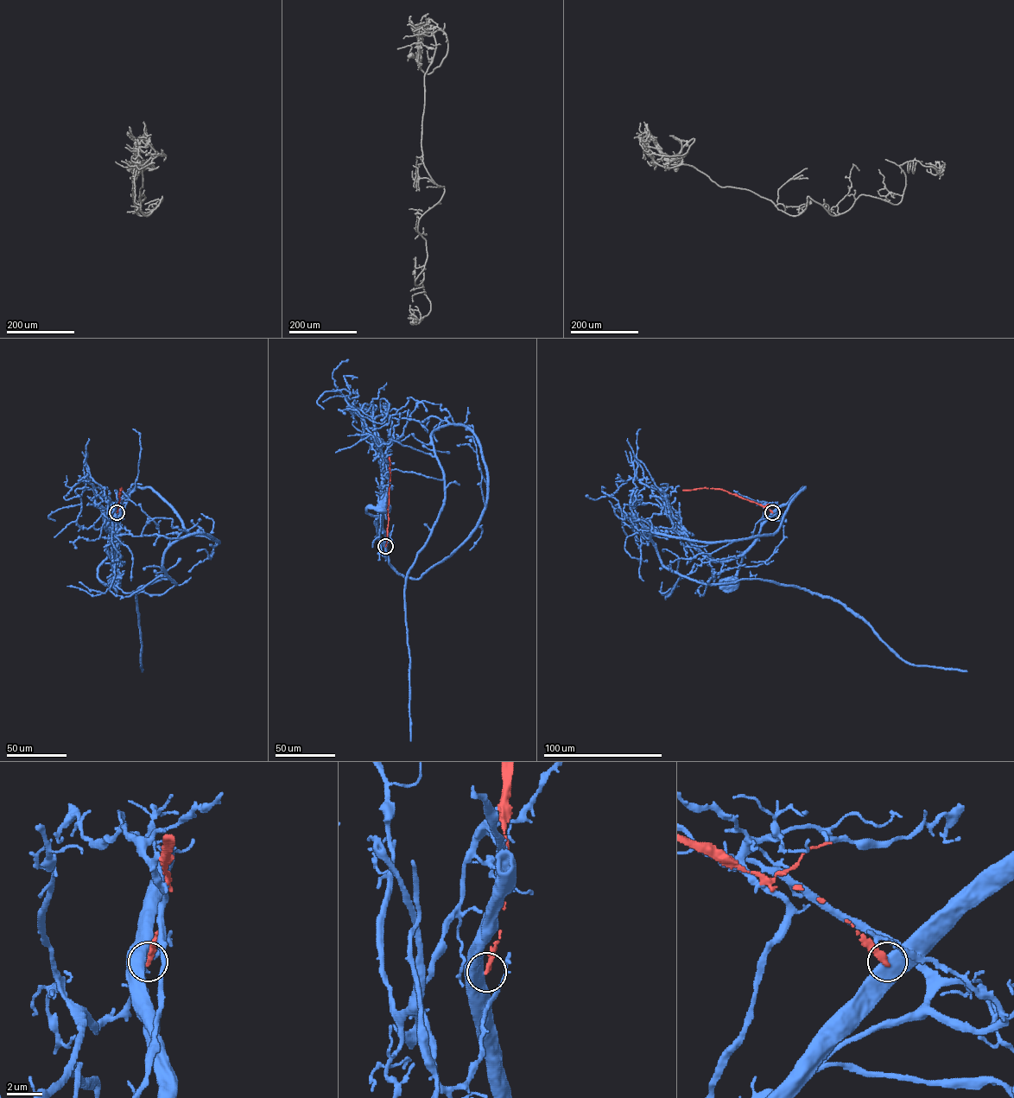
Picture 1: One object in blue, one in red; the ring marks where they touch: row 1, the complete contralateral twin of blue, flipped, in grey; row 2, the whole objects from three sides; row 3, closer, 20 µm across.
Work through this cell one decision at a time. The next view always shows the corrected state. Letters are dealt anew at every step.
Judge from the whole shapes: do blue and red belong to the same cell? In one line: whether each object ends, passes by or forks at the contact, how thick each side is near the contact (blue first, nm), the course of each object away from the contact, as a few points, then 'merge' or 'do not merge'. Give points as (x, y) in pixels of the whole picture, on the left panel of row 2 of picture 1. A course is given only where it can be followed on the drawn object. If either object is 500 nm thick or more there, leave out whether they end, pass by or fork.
750/300 nm | blue via (117, 512), (117, 531), (113, 552), (98, 568), (100, 582), (114, 584) | red via (117, 512), (120, 491) | do not merge

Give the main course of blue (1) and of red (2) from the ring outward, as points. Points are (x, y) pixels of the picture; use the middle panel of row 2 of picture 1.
1: (385, 546), (382, 519), (366, 511), (368, 508), (383, 506)
2: (385, 546), (389, 456)

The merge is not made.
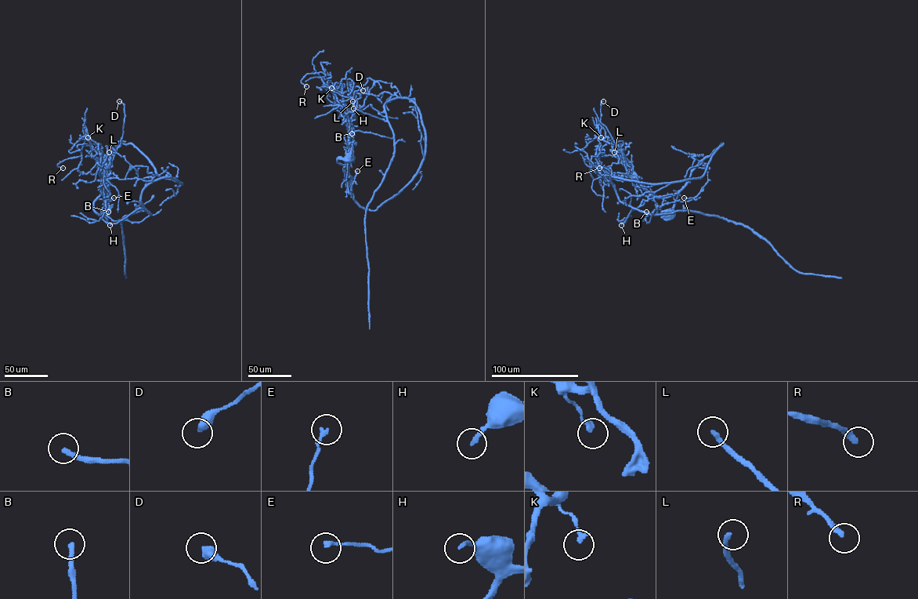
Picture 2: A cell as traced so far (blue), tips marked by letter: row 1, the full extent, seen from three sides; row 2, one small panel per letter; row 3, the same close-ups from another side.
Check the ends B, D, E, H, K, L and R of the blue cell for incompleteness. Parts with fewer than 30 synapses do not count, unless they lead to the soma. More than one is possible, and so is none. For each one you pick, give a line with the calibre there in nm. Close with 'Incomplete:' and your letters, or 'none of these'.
B: calibre 240 nm
H: calibre 190 nm
Incomplete: B, H

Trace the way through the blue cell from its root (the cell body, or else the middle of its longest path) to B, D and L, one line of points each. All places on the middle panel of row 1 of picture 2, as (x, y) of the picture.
B: (348, 157), (337, 161), (348, 162), (345, 119), (357, 99), (392, 95), (384, 108), (393, 138), (352, 133)
D: (348, 157), (338, 158), (337, 161), (342, 164), (348, 162), (352, 112), (363, 104), (369, 88), (363, 90)
L: (348, 157), (337, 161), (348, 160), (342, 94), (350, 90), (355, 96), (353, 107), (352, 101)

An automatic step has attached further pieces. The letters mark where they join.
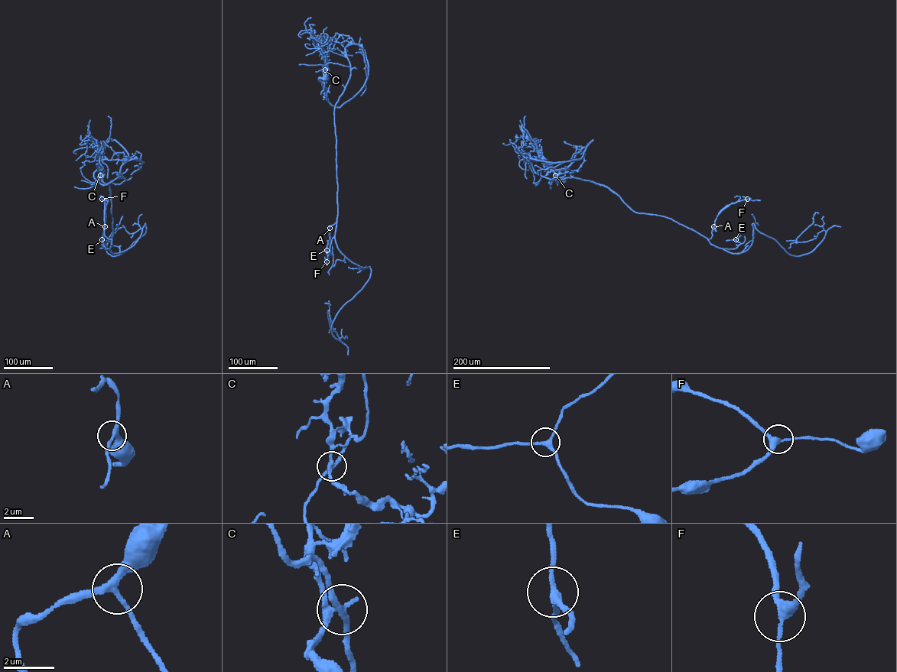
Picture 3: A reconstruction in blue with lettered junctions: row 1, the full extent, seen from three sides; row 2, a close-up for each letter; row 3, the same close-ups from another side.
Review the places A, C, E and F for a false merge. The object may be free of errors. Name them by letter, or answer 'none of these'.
none of these

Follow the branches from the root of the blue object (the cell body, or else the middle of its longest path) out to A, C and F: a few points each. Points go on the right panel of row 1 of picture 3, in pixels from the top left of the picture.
A: (563, 180), (567, 168), (526, 160), (542, 176), (603, 185), (635, 212), (708, 239), (713, 226)
C: (563, 180), (567, 168), (554, 170), (555, 175)
F: (563, 180), (567, 168), (526, 160), (542, 176), (603, 185), (635, 212), (708, 239), (720, 211), (747, 199)

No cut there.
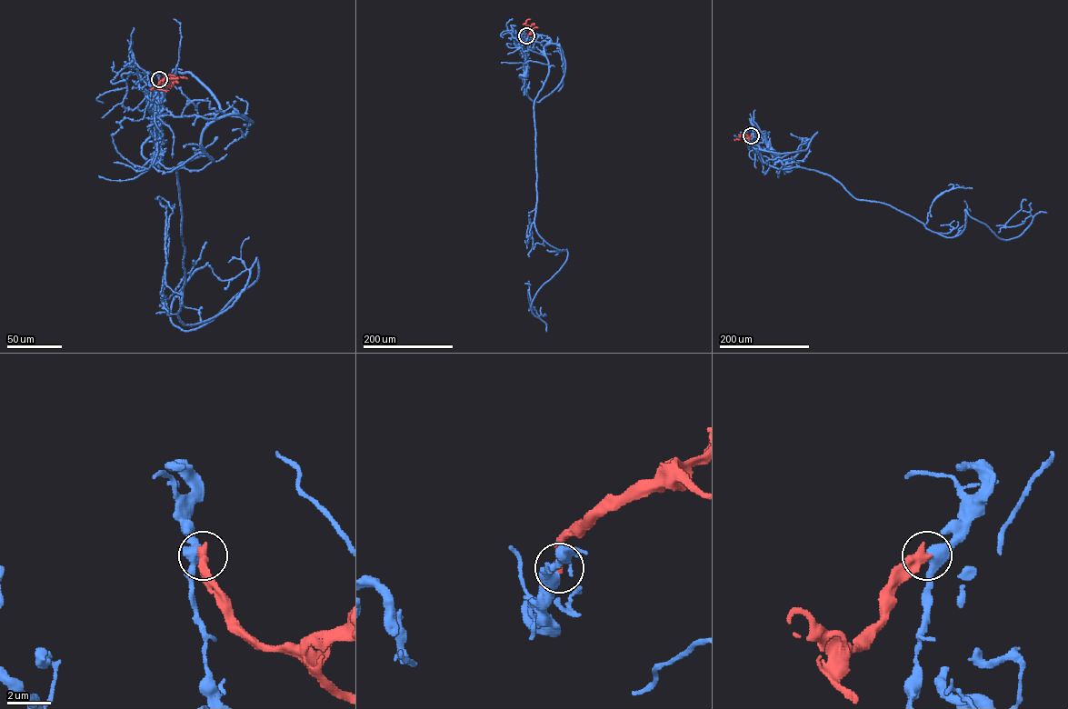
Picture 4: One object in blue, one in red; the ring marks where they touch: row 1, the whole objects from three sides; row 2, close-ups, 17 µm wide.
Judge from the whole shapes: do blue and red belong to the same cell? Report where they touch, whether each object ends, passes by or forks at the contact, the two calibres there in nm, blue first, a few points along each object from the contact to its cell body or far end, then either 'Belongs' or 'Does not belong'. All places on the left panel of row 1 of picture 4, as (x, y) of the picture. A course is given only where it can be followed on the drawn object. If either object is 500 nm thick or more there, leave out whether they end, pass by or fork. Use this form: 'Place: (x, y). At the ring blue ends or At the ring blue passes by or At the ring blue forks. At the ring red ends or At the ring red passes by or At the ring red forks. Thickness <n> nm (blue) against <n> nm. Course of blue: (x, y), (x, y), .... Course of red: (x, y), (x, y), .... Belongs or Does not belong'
Place: (159, 79). At the ring blue passes by. At the ring red ends. Thickness 480 nm (blue) against 420 nm. Course of blue: (159, 79), (162, 99), (148, 108), (155, 114), (156, 139), (152, 134), (142, 151), (144, 158), (156, 161). Course of red: (159, 79), (165, 84), (171, 75), (155, 87), (168, 90). Does not belong

